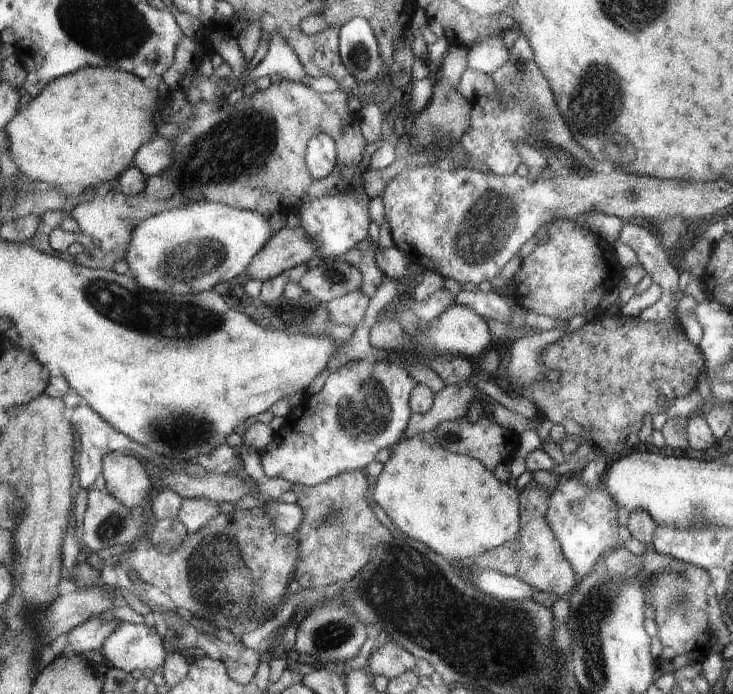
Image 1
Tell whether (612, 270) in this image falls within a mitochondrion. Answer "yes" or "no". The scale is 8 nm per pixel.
no

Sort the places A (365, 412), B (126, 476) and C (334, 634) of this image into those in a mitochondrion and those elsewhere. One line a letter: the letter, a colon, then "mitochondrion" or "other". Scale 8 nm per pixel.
A: mitochondrion
B: other
C: mitochondrion

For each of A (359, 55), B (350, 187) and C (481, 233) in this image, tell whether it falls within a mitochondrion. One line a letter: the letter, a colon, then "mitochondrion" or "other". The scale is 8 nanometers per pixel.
A: mitochondrion
B: other
C: mitochondrion

